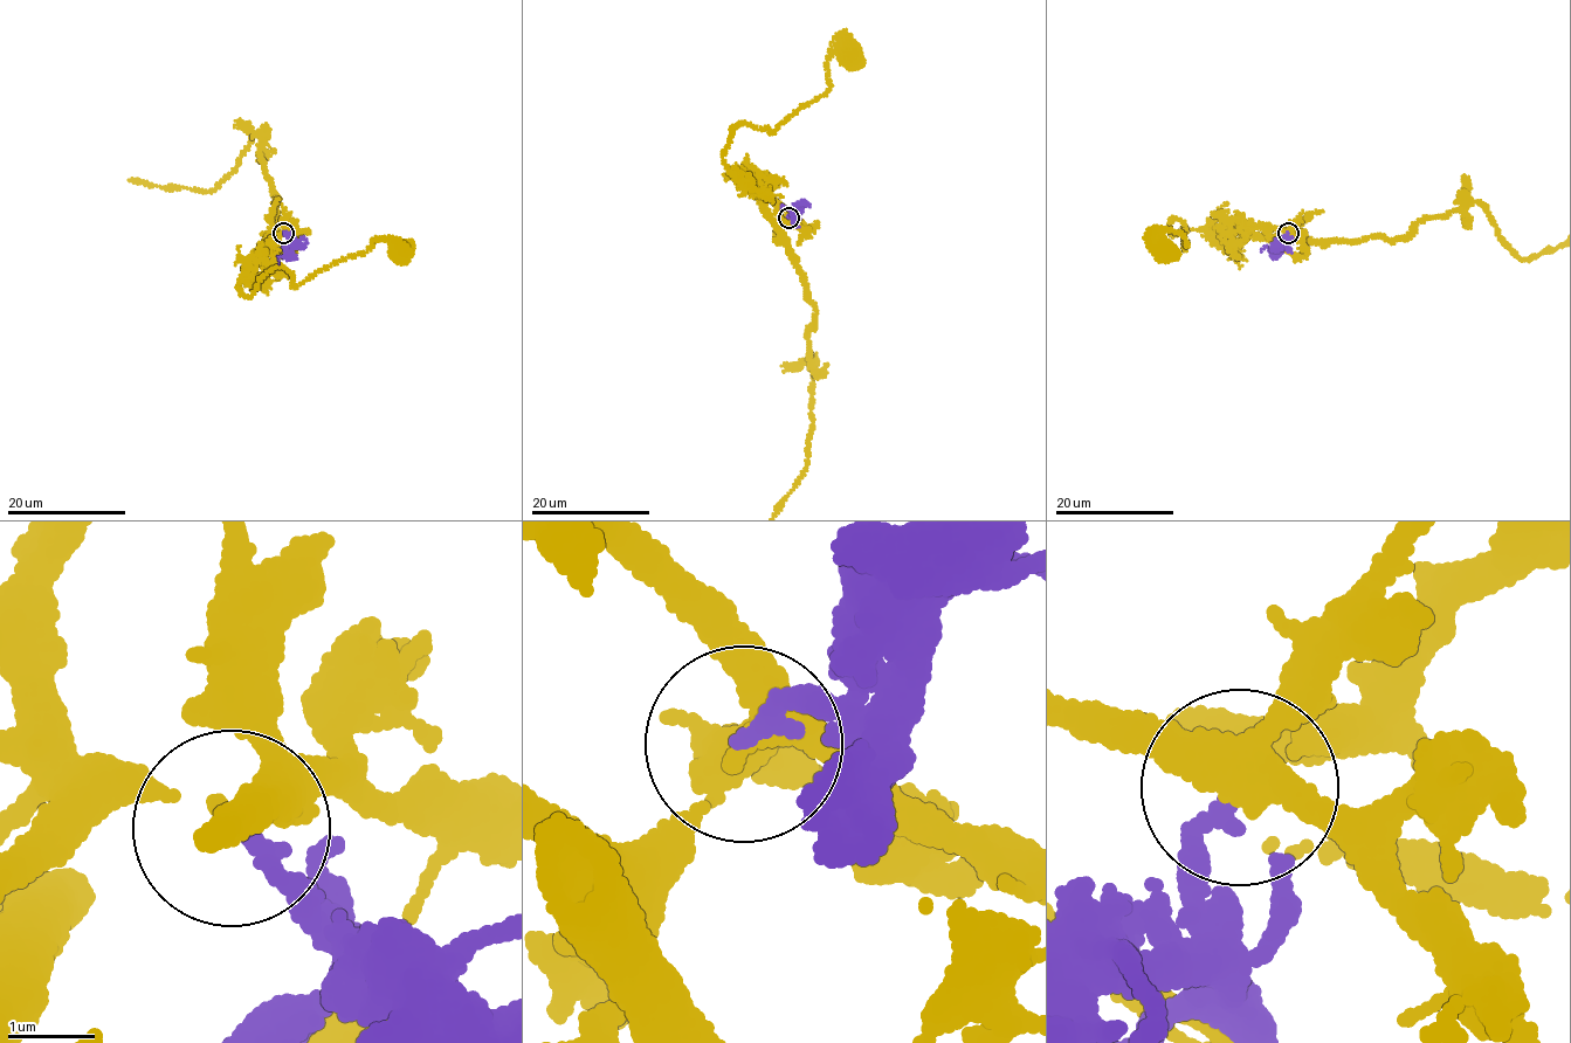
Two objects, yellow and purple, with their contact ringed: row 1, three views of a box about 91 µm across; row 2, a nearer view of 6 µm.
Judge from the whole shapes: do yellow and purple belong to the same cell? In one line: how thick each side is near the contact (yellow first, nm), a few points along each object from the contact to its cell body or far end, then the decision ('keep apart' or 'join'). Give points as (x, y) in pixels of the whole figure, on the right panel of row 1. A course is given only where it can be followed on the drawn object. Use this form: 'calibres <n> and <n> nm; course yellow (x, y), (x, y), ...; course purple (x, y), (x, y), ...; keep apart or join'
calibres 300 and 200 nm; course yellow (1288, 233), (1239, 220), (1173, 234), (1169, 225), (1177, 218), (1187, 244), (1166, 230), (1163, 247); course purple (1288, 233), (1286, 247), (1260, 250); keep apart

